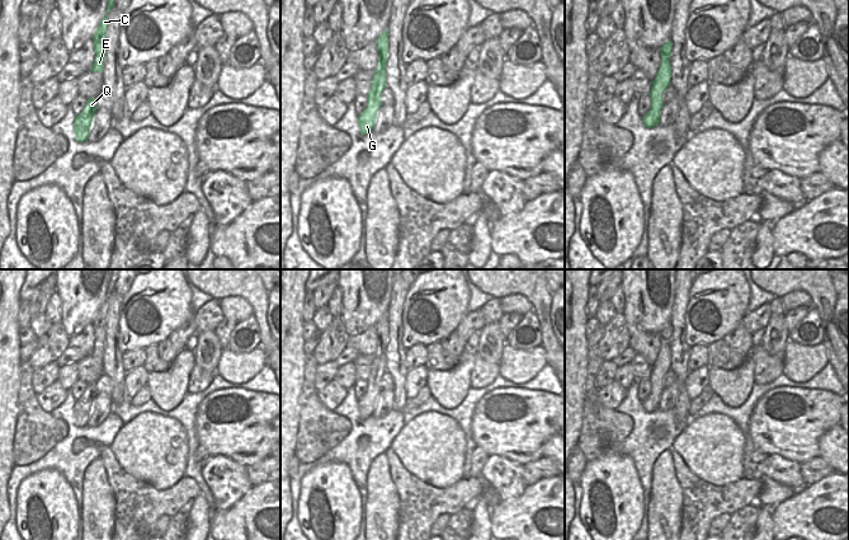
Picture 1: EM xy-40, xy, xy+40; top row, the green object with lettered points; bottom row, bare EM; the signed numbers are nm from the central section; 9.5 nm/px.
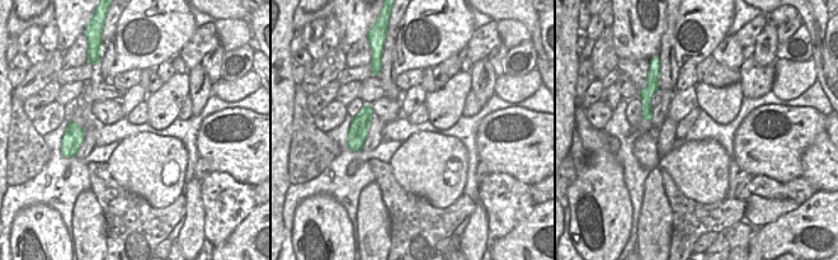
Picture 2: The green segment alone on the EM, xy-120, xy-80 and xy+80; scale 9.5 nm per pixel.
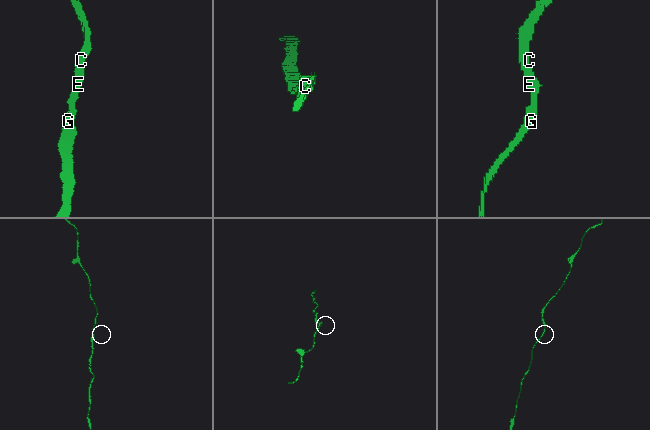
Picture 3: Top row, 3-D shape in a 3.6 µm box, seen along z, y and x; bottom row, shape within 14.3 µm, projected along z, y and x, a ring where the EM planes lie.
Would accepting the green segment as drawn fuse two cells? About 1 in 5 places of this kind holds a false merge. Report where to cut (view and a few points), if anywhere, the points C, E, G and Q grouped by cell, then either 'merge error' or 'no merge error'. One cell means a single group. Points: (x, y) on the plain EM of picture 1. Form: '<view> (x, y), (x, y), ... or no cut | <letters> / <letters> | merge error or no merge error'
no cut | C E G Q | no merge error

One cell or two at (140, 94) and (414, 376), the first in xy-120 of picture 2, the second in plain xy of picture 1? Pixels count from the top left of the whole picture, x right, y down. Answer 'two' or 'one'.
one

